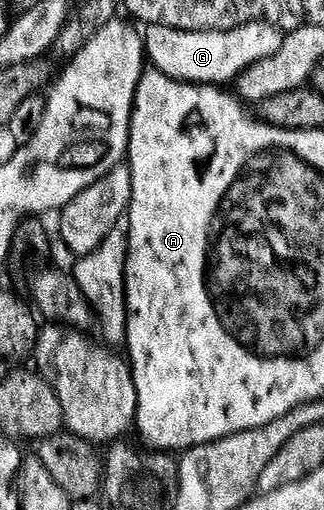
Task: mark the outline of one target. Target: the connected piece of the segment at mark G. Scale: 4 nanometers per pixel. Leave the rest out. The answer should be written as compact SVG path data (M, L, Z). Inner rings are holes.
M248 23L234 31L180 31L149 27L143 35L147 59L156 70L183 83L229 85L251 65L279 53L285 35L270 23Z

